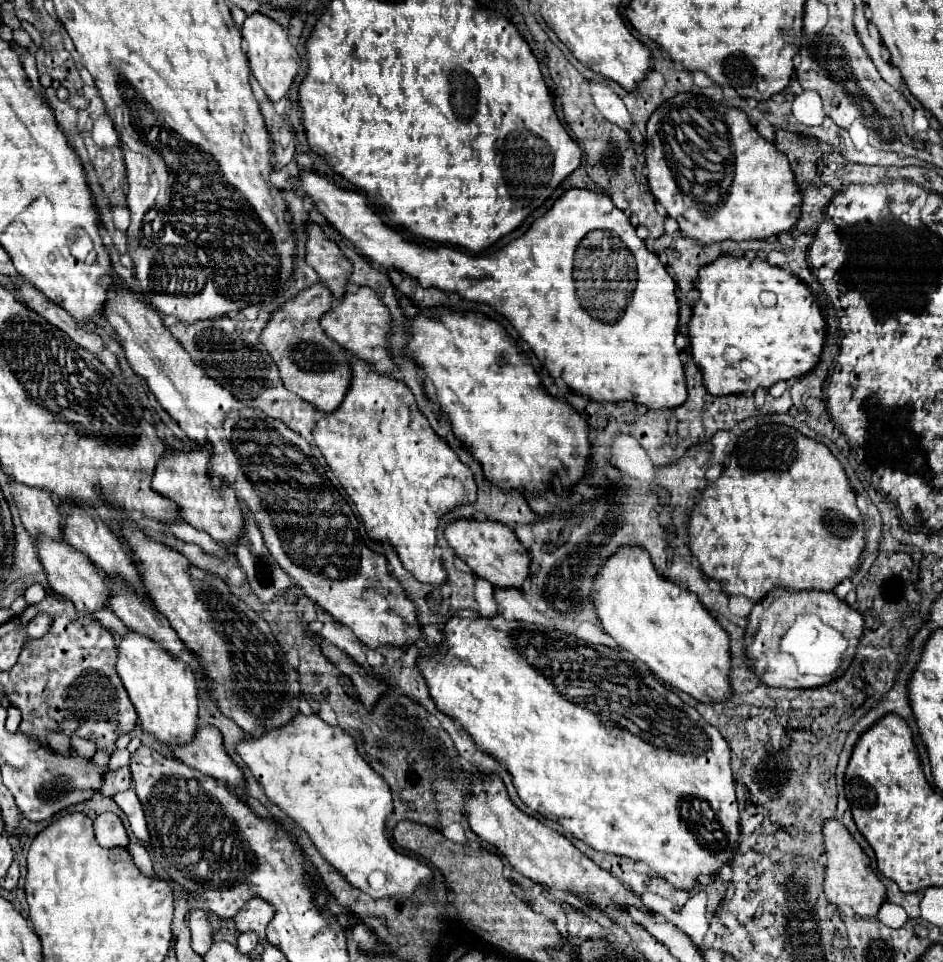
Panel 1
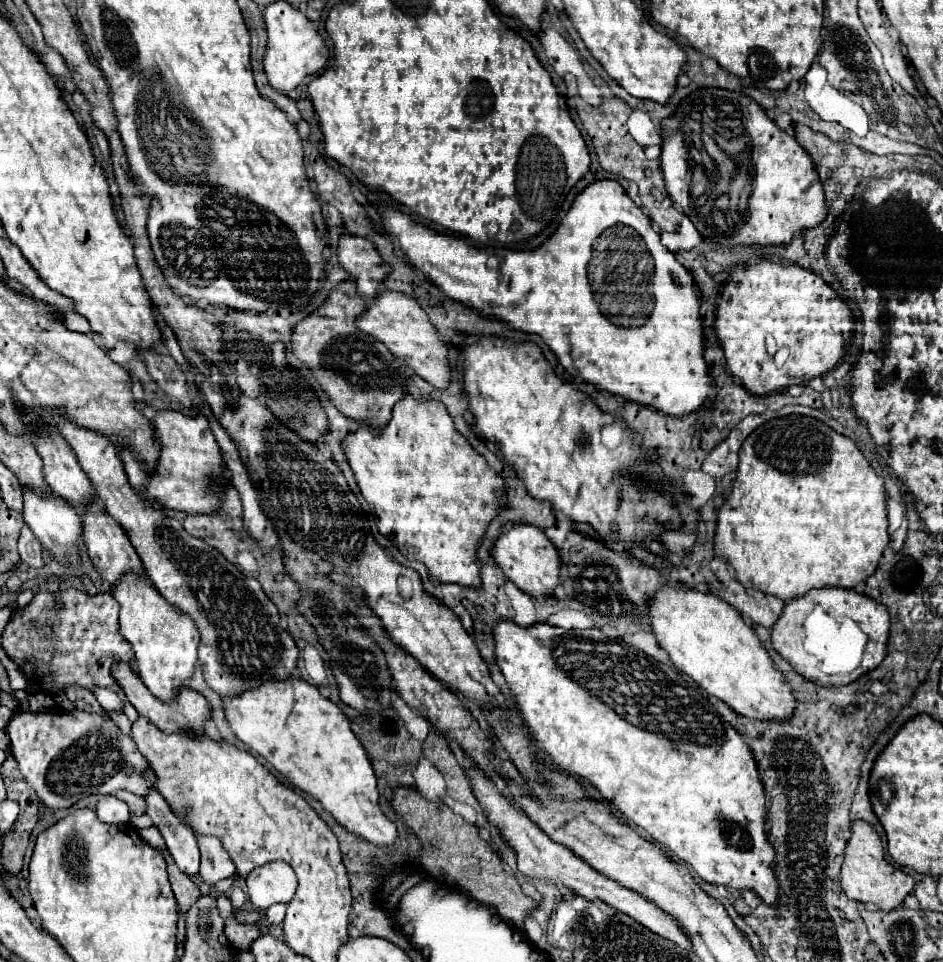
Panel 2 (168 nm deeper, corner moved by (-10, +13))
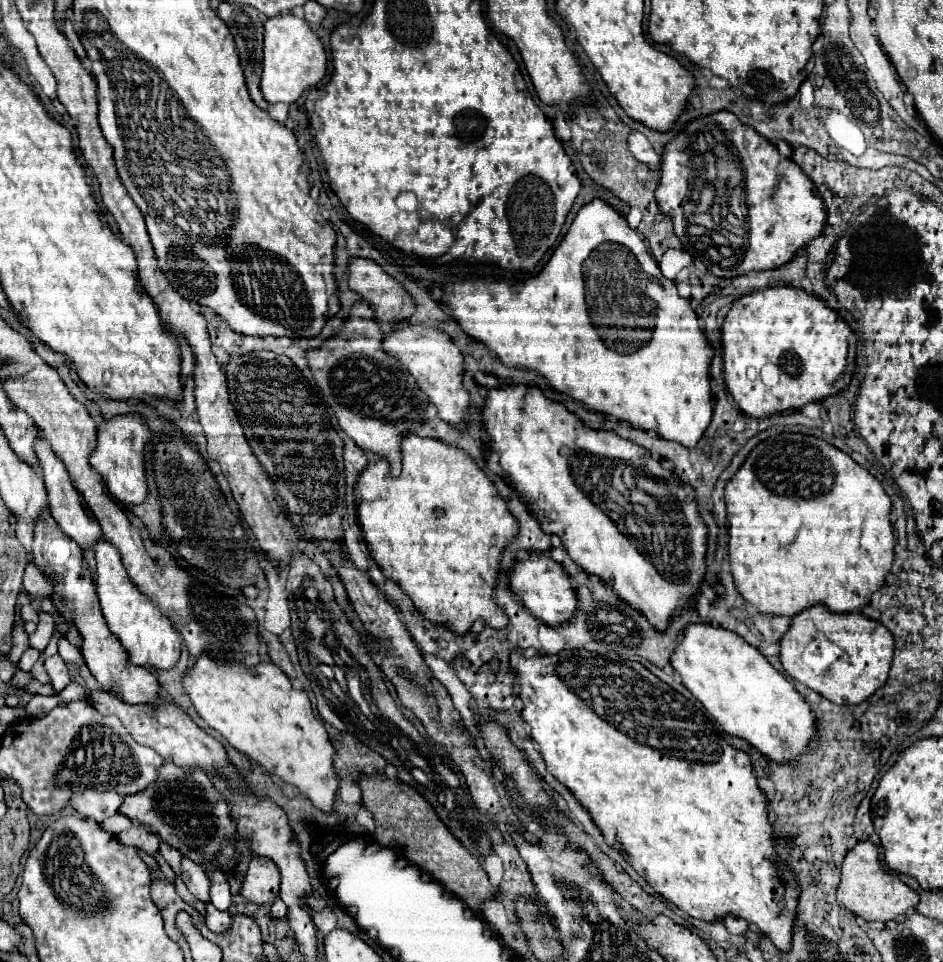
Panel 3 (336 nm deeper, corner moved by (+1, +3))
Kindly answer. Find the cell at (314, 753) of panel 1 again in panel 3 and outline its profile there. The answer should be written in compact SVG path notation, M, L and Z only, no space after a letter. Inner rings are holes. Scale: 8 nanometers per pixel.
M202 654L196 660L196 664L188 670L184 678L184 686L202 720L210 728L218 730L238 752L254 760L268 774L278 776L282 782L294 784L320 812L334 814L336 792L338 792L338 774L334 768L336 750L328 740L324 724L314 716L306 692L296 690L288 680L288 676L278 666L274 666L272 662L254 668L216 664L212 658L208 658L208 654Z

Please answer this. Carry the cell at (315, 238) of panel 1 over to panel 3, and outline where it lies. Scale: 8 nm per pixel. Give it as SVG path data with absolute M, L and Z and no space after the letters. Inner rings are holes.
M352 258L348 264L348 288L358 292L374 310L378 310L378 320L394 322L410 318L414 304L410 294L388 276L380 264L370 258Z

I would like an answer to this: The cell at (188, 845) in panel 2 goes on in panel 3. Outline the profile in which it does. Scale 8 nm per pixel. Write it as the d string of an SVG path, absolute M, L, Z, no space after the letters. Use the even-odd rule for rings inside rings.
M182 858L180 866L182 866L182 880L184 880L184 884L188 886L188 890L190 890L198 900L202 900L202 902L210 900L210 898L208 898L210 880L208 880L206 874L202 872L202 868L200 868L196 862L188 860L188 858Z

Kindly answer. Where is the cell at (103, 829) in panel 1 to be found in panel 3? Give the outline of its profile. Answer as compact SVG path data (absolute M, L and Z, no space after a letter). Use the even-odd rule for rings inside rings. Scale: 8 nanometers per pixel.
M84 790L84 794L76 794L70 802L82 818L92 818L96 822L104 822L106 818L118 814L122 798L116 794L100 794L96 790Z

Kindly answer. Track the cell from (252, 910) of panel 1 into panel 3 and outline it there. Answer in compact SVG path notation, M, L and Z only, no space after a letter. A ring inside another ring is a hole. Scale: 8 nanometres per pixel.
M254 858L244 876L240 896L250 904L268 904L276 900L280 890L280 872L272 860Z

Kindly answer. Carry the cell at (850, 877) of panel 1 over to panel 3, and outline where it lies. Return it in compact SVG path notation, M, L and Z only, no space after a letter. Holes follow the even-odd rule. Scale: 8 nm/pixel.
M858 842L854 848L846 852L846 858L842 862L842 878L836 892L836 900L840 906L844 906L846 910L854 912L864 920L888 922L888 920L902 920L906 910L914 908L920 898L904 882L896 880L892 872L880 866L878 850L872 842Z

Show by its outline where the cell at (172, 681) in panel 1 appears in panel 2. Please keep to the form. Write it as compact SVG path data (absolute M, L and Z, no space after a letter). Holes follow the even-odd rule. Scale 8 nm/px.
M127 572L113 586L113 596L119 602L119 632L133 646L135 666L145 686L161 700L171 700L181 684L193 676L197 662L199 632L187 614L173 608L151 584L149 578Z

